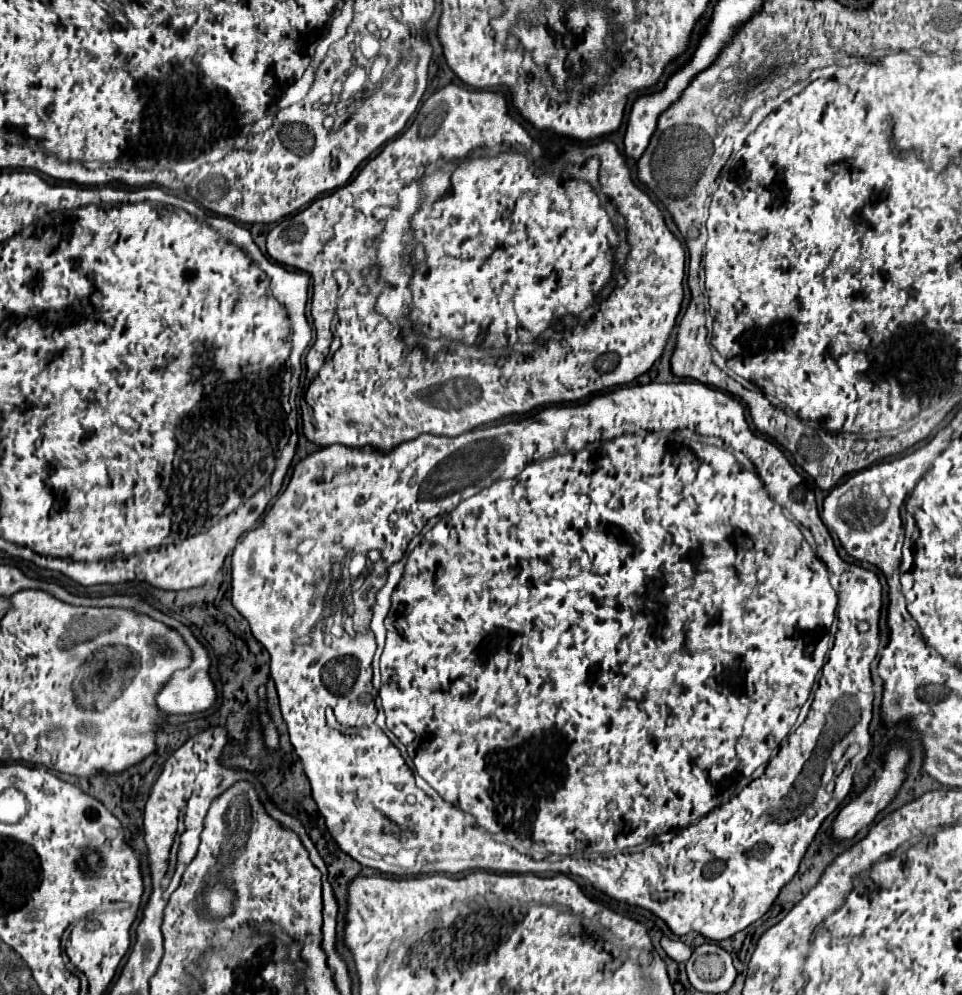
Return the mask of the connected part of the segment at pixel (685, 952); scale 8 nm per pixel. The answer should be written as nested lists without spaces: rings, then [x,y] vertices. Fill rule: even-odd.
[[[663,938],[661,940],[661,946],[665,950],[665,954],[675,960],[675,962],[687,962],[691,958],[691,946],[683,944],[681,940],[669,940],[669,938]]]

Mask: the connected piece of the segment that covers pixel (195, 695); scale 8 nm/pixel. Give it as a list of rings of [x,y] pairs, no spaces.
[[[195,638],[191,644],[191,664],[171,676],[155,696],[165,714],[199,714],[215,704],[215,686],[209,678],[209,654]]]

